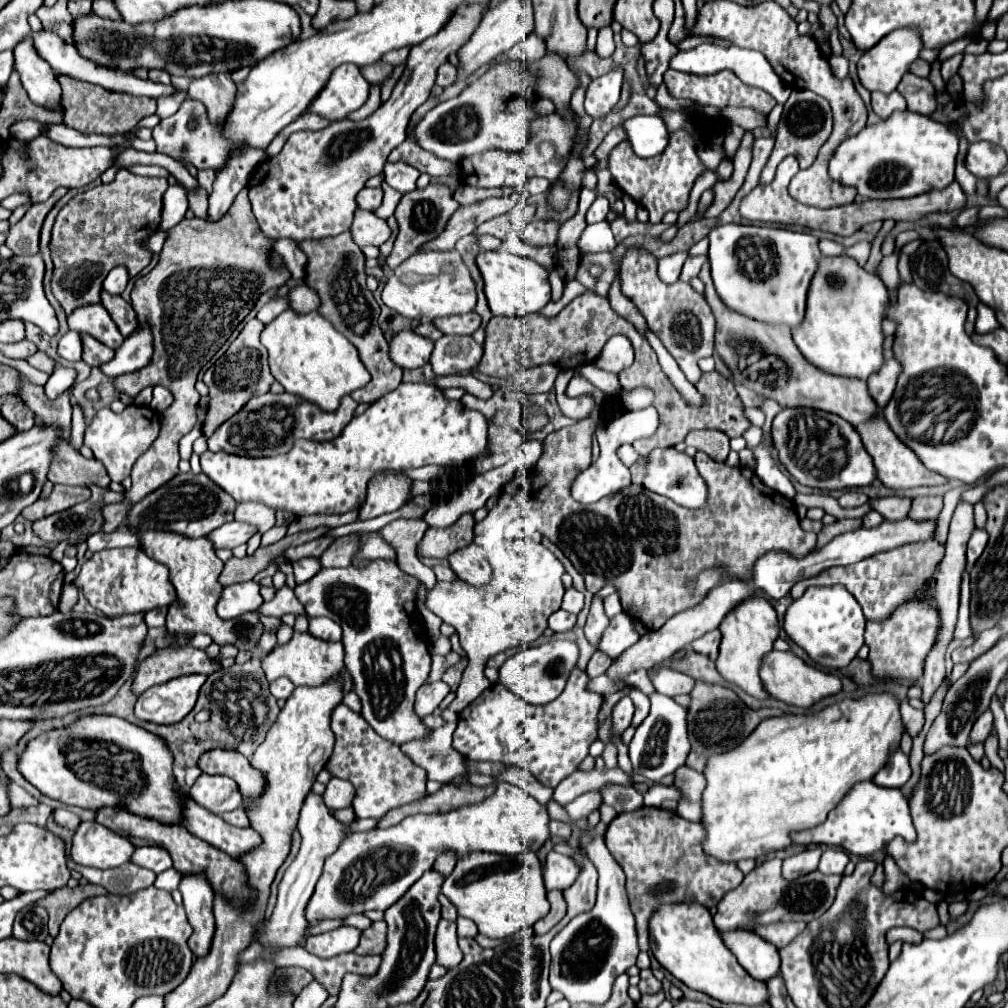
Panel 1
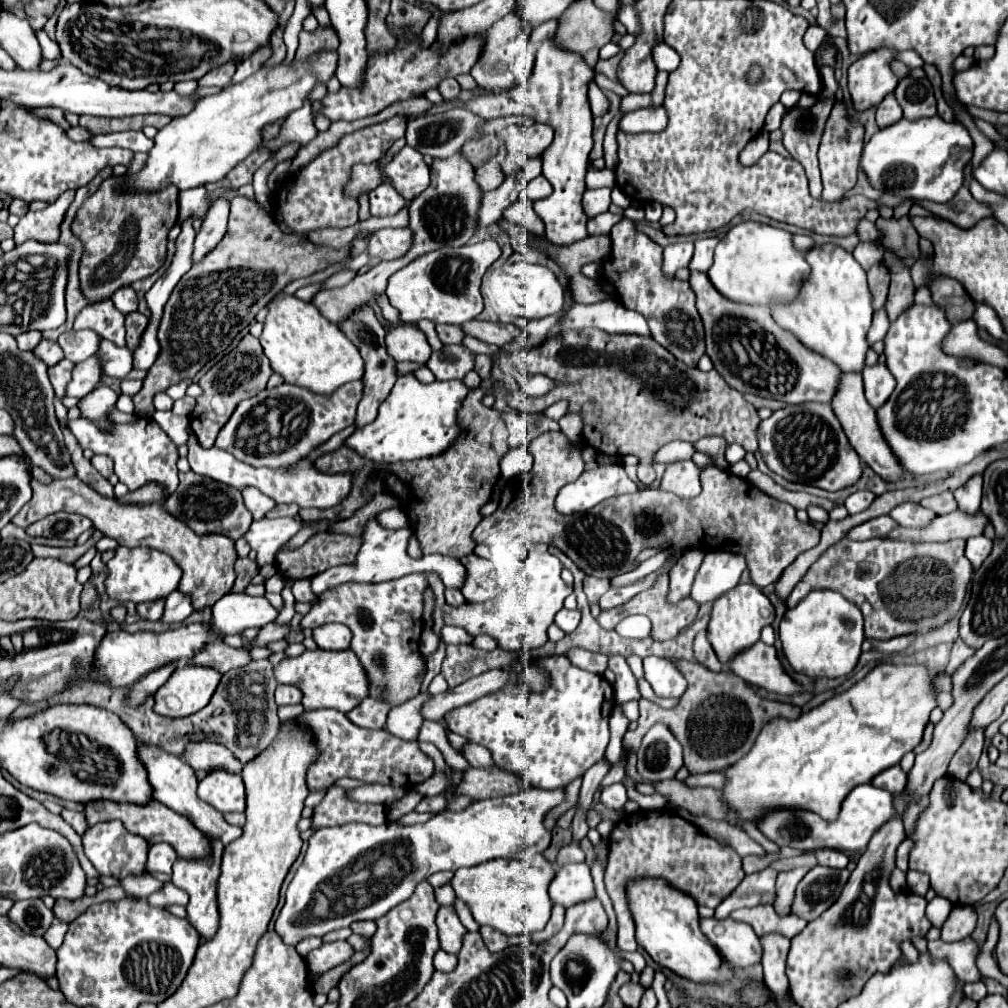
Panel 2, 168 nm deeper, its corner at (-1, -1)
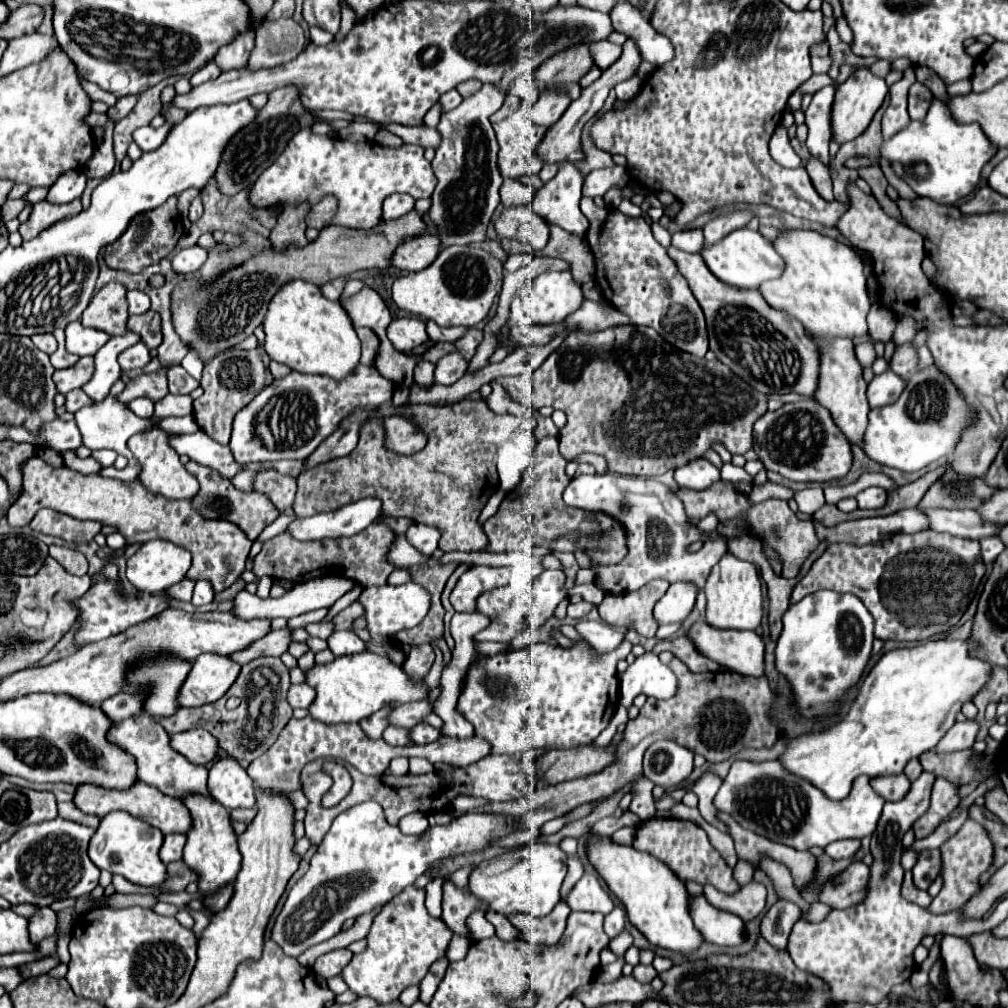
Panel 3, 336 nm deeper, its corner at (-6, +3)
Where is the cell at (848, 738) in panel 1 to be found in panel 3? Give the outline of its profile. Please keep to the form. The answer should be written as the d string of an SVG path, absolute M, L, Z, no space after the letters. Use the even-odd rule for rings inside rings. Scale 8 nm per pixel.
M934 639L918 643L914 647L892 649L884 653L882 659L872 667L858 691L858 697L844 717L834 721L826 731L808 733L790 741L780 761L790 773L798 773L800 777L810 779L810 783L822 789L830 799L844 799L858 775L898 775L904 771L910 759L916 759L932 749L956 723L956 715L960 713L962 705L966 701L972 701L972 697L982 691L982 687L990 679L990 673L992 665L972 655L968 639Z

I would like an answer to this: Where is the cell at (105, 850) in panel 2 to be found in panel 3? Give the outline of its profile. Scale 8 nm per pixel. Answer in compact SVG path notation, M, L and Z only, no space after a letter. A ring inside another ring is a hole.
M112 811L102 817L100 827L90 839L88 855L98 869L104 869L112 875L122 875L124 879L138 885L160 885L168 877L166 865L158 857L162 841L164 841L164 835L160 829L132 817L126 811Z

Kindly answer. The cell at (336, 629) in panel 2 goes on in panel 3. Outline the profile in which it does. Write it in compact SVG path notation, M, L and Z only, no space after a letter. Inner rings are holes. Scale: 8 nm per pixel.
M336 631L336 633L332 633L330 639L328 639L328 647L336 657L366 651L364 641L354 631Z

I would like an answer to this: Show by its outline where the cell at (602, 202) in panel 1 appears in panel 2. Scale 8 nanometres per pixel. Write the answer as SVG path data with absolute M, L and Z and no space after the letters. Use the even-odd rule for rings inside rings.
M587 189L583 197L583 211L587 217L595 217L599 213L605 213L611 205L611 189Z

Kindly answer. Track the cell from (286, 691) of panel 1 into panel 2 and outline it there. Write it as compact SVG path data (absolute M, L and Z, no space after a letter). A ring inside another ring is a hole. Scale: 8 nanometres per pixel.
M277 685L275 689L275 703L277 705L291 705L301 703L301 691L293 685Z

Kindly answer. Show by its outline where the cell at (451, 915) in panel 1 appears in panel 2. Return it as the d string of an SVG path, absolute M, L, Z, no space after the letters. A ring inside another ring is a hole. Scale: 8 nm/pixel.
M443 885L443 887L435 889L435 899L441 907L455 907L455 893L453 893L451 885Z

